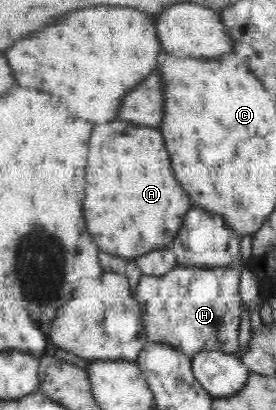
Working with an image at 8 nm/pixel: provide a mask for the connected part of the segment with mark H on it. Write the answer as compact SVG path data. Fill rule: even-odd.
M177 265L161 276L144 274L133 295L141 307L144 335L150 343L171 345L190 357L204 351L235 354L239 350L240 266L200 268Z

